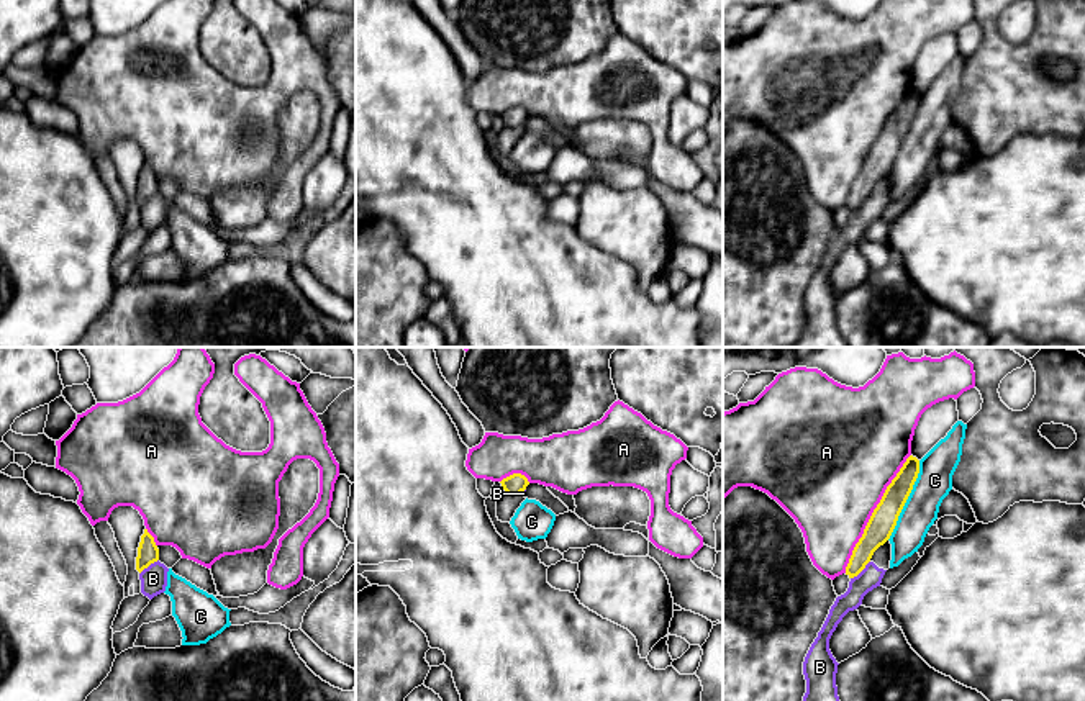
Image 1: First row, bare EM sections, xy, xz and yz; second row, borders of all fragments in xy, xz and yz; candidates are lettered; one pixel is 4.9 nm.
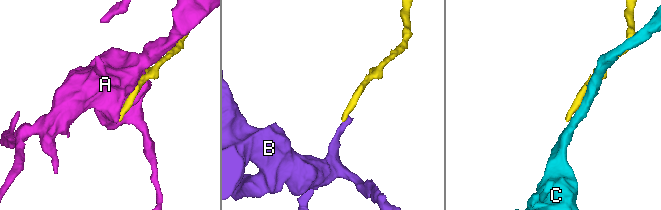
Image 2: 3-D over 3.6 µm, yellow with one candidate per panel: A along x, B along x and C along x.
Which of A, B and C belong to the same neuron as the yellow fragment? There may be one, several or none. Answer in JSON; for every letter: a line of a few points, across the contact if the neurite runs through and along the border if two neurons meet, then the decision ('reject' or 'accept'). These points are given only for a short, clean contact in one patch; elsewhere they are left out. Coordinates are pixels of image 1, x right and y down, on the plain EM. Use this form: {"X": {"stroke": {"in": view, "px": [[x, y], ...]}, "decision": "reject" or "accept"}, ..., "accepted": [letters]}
{"A": {"decision": "reject"}, "B": {"stroke": {"in": "yz", "px": [[869, 194], [851, 212]]}, "decision": "reject"}, "C": {"stroke": {"in": "yz", "px": [[920, 94], [913, 122], [887, 172]]}, "decision": "reject"}, "accepted": []}

